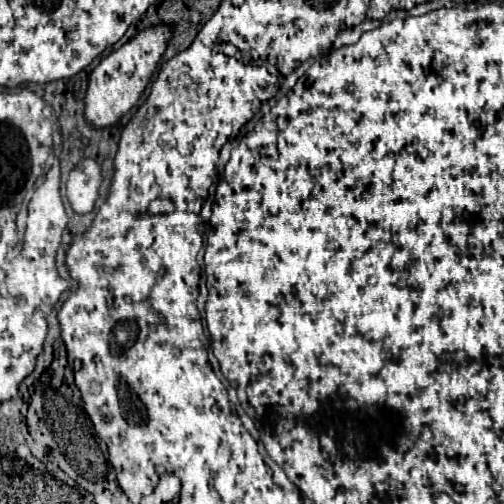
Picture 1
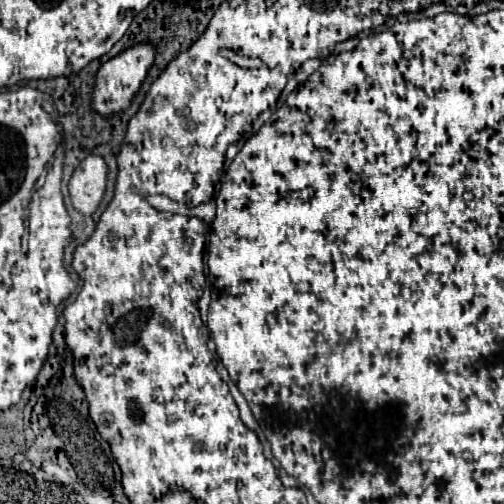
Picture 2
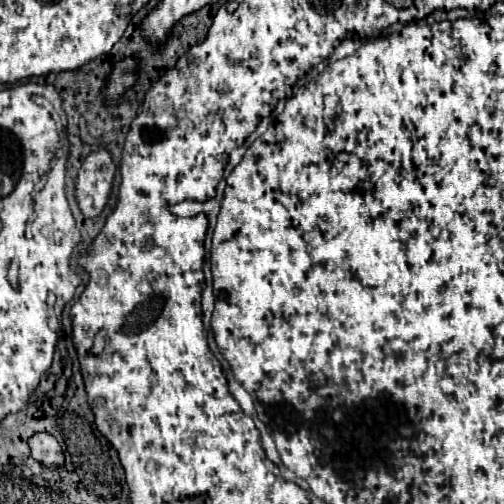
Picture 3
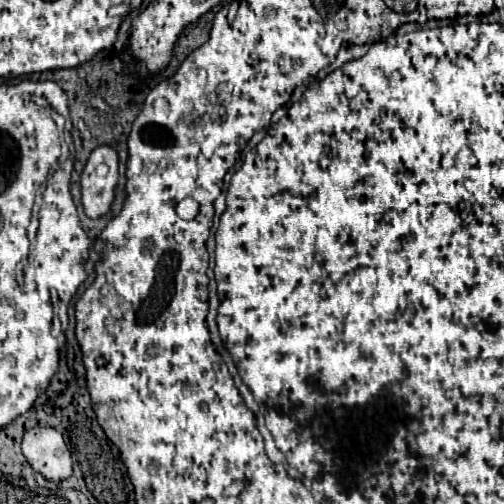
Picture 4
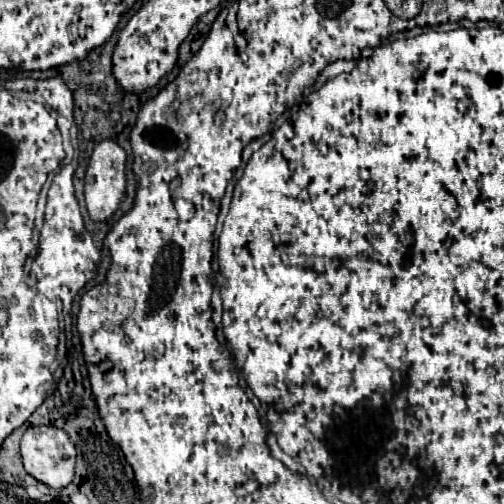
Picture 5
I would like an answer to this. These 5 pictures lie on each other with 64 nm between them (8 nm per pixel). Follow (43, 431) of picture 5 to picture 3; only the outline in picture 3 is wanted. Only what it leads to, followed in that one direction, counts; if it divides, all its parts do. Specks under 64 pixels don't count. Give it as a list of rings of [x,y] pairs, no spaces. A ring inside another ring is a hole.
[[[36,432],[28,440],[28,446],[30,446],[32,458],[36,462],[40,462],[44,468],[48,468],[48,470],[62,470],[64,468],[64,464],[66,464],[64,450],[52,434]]]

